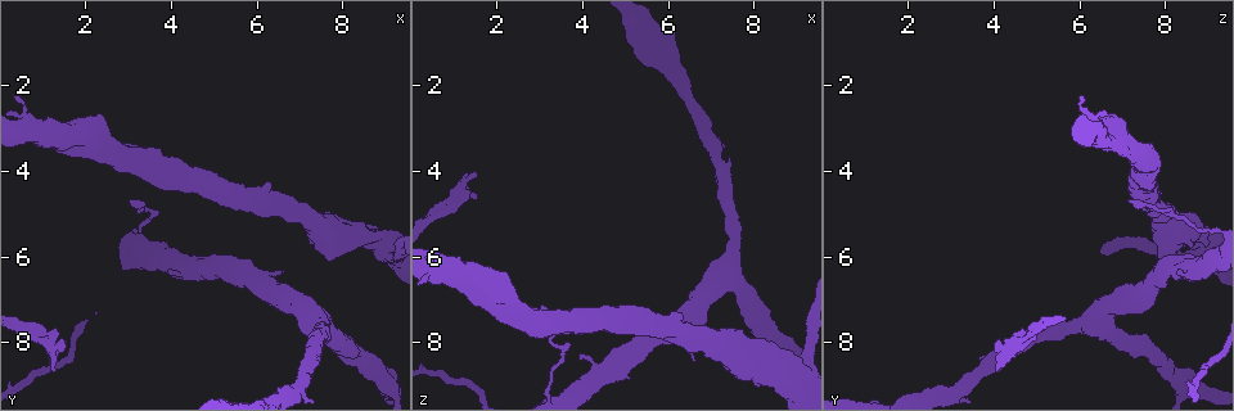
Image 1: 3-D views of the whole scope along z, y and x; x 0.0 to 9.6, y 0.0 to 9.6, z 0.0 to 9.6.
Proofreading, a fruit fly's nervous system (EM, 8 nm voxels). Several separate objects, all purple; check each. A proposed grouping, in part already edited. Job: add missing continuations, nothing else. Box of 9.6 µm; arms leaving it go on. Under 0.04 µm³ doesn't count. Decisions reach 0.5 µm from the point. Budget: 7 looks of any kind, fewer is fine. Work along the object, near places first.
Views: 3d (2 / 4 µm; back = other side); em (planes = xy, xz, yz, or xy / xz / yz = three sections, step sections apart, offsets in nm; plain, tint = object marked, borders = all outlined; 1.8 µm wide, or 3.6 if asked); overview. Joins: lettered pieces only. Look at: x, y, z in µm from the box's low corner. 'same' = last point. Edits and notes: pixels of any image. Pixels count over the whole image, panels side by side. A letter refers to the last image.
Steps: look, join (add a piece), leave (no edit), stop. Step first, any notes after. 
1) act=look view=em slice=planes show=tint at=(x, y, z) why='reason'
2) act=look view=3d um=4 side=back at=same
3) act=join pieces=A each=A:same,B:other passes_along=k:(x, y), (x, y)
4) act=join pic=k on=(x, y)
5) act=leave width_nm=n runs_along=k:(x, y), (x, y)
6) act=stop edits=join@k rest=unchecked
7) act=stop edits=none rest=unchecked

act=look view=em um=3.6 slice=planes show=borders at=(3.95, 6.35, 8.40) why='thick end'

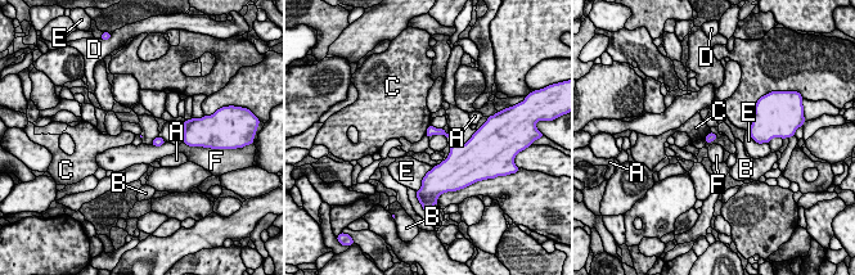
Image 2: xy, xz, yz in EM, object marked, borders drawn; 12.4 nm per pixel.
act=leave each=A:other,B:other,C:other,D:other,E:other,F:other found='no lettered piece goes on from it'

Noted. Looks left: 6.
act=look view=3d um=2 at=(1.45, 8.15, 4.00) why='free end'

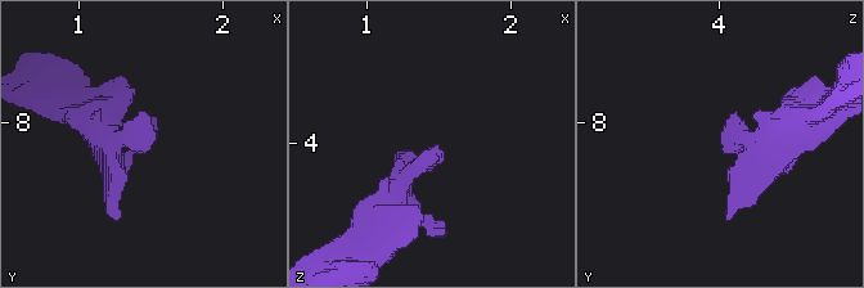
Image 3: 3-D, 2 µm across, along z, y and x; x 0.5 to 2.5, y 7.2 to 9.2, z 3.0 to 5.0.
act=look view=em slice=planes show=plain at=(1.46, 8.16, 4.00) why='now the EM'

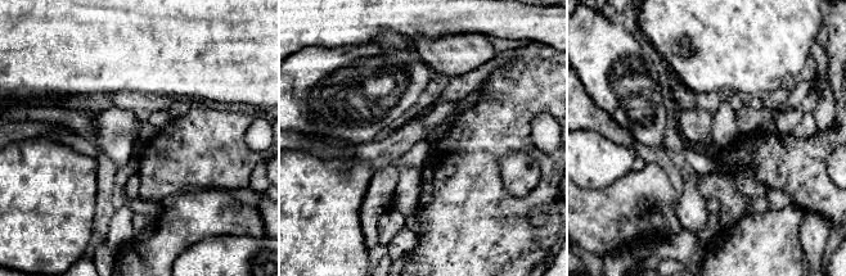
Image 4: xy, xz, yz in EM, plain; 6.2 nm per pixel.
act=look view=em slice=planes show=borders at=same

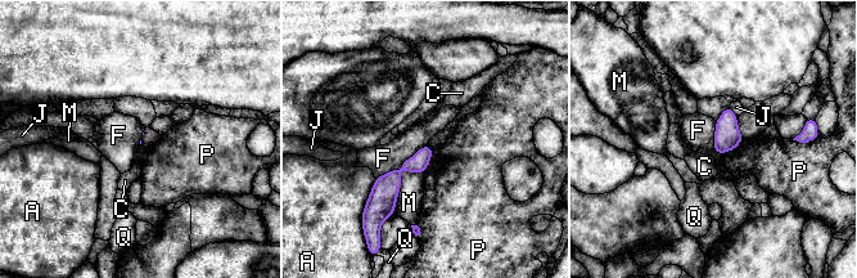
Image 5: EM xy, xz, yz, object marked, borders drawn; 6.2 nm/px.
act=leave each=A:other,C:other,F:other,J:other,M:other,P:other,Q:other found='no lettered piece goes on from it'

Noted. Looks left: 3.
act=look view=3d um=4 at=(7.20, 7.35, 6.45) why='three arms meet'

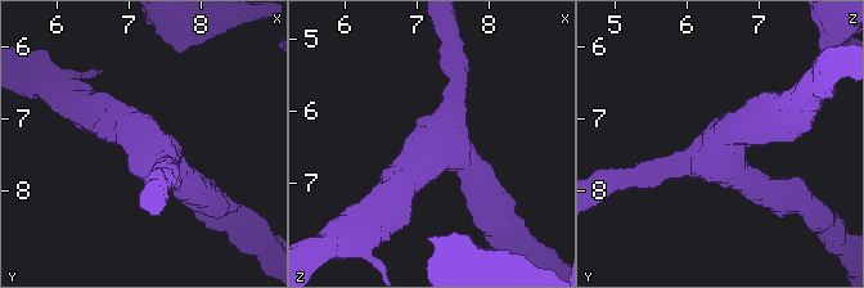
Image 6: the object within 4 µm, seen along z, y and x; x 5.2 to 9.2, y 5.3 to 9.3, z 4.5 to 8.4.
act=look view=em slice=planes show=plain at=(7.25, 7.30, 6.50) arms=3 arm_widths_nm=320,400,550 why='shape alone is not enough'

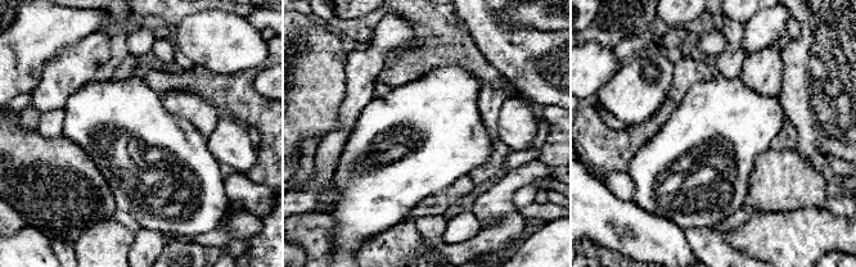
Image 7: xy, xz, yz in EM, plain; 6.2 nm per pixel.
act=look view=em slice=planes show=borders at=same

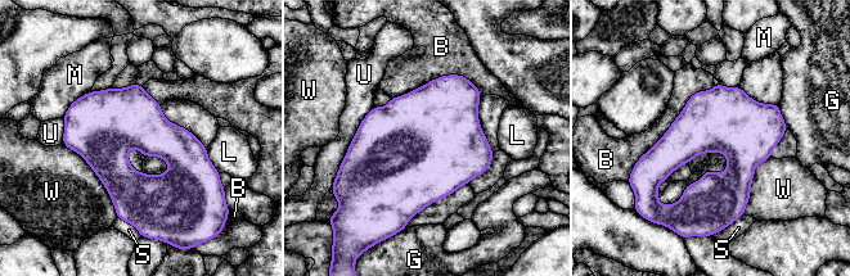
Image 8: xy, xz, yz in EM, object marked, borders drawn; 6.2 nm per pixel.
act=leave each=B:other,G:other,L:other,M:other,S:other,U:other,W:other border=8:(714, 84), (688, 99), (630, 172) found='no lettered piece goes on from it'

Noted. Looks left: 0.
act=stop edits=none rest=unchecked

